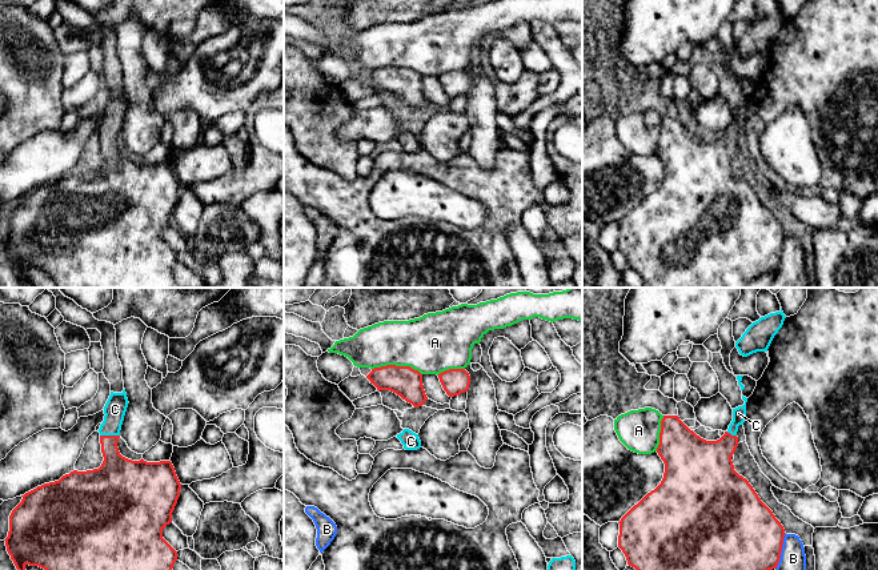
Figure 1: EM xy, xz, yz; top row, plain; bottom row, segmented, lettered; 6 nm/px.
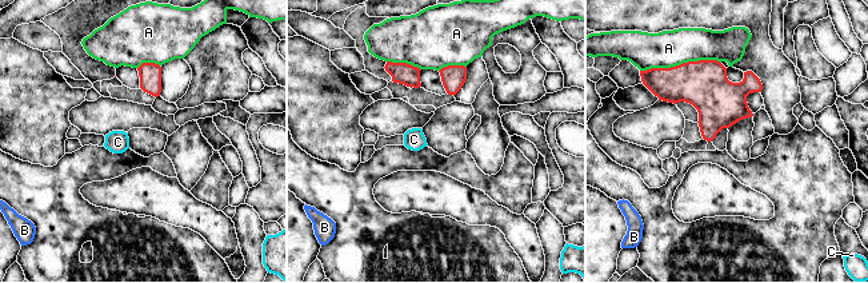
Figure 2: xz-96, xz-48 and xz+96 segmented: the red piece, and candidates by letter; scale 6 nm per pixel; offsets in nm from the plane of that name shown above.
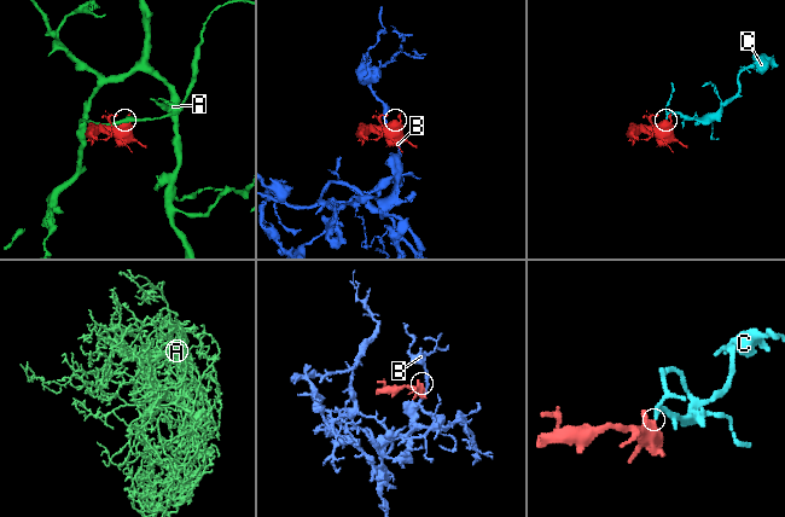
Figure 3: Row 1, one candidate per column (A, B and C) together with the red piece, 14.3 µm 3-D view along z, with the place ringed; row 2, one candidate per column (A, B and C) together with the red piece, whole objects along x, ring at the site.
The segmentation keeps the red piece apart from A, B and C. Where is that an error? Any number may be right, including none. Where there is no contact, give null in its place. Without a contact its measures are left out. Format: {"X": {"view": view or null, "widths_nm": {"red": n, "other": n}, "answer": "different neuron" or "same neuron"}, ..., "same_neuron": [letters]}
{"A": {"view": "xz", "widths_nm": {"red": 190, "other": 360}, "answer": "different neuron"}, "B": {"view": "yz", "widths_nm": {"red": 480, "other": 220}, "answer": "different neuron"}, "C": {"view": "xy", "widths_nm": {"red": 240, "other": 130}, "answer": "same neuron"}, "same_neuron": ["C"]}

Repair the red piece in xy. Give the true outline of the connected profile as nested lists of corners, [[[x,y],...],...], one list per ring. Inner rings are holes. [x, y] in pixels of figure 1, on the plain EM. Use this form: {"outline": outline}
{"outline": [[[125,91],[121,95],[111,93],[99,131],[104,158],[99,170],[73,172],[59,182],[37,188],[21,197],[21,204],[12,212],[4,242],[24,288],[35,288],[27,266],[48,273],[57,288],[181,288],[172,272],[177,253],[163,240],[163,230],[172,224],[181,185],[171,162],[132,162],[120,156],[117,142],[128,105]]]}

